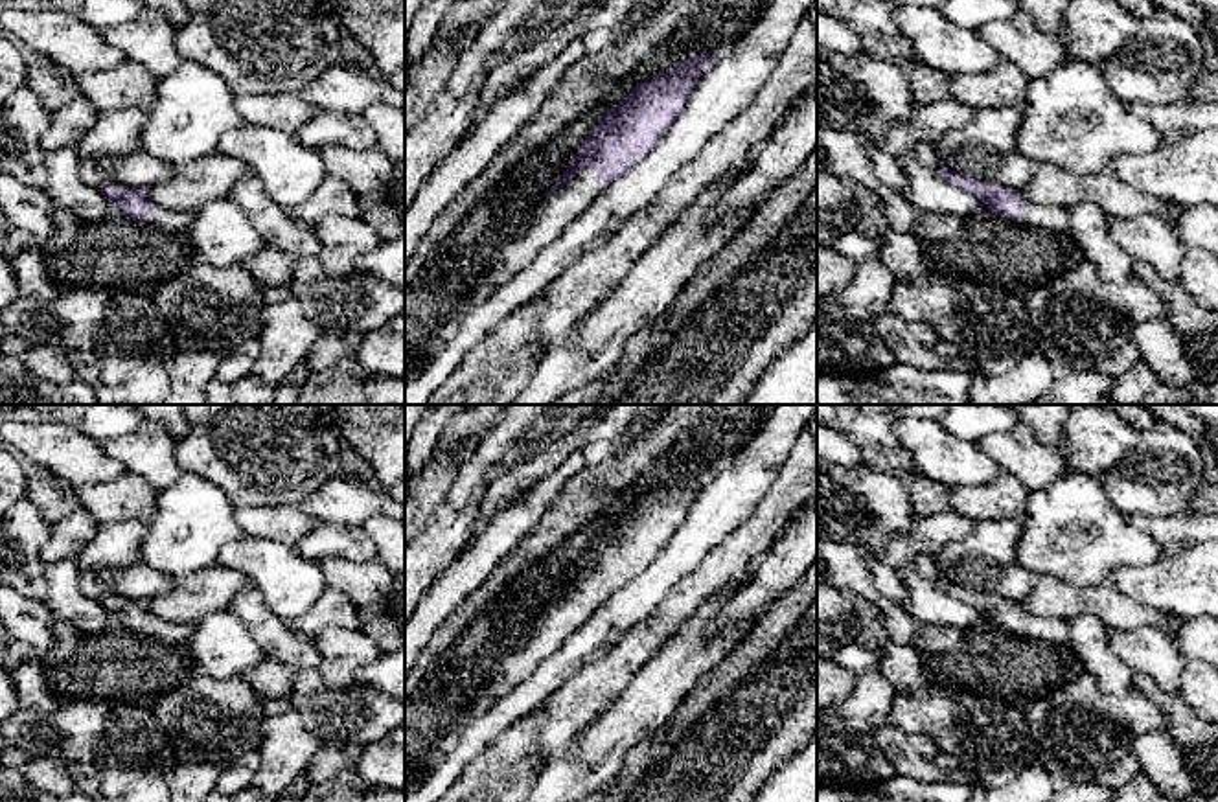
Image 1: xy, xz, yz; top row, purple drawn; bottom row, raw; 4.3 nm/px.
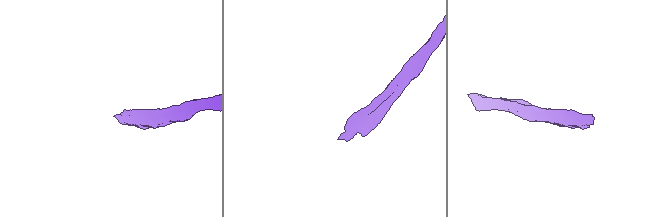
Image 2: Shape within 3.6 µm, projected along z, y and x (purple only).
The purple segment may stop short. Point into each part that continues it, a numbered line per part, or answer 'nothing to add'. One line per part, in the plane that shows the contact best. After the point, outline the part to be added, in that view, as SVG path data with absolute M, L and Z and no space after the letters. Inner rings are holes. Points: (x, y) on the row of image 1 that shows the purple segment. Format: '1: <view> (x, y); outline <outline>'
1: xz (551, 216); outline M589 167L578 169L567 184L561 184L528 210L524 219L504 239L495 243L469 292L454 302L440 333L425 348L425 359L405 372L405 384L425 368L427 361L442 349L445 338L478 304L486 302L502 283L524 269L603 188L605 182Z

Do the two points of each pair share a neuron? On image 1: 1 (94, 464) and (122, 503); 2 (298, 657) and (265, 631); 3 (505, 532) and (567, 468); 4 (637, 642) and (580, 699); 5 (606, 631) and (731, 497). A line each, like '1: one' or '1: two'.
1: two
2: one
3: one
4: one
5: one

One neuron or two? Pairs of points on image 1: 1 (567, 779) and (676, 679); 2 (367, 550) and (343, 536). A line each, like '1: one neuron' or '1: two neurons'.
1: one neuron
2: one neuron

